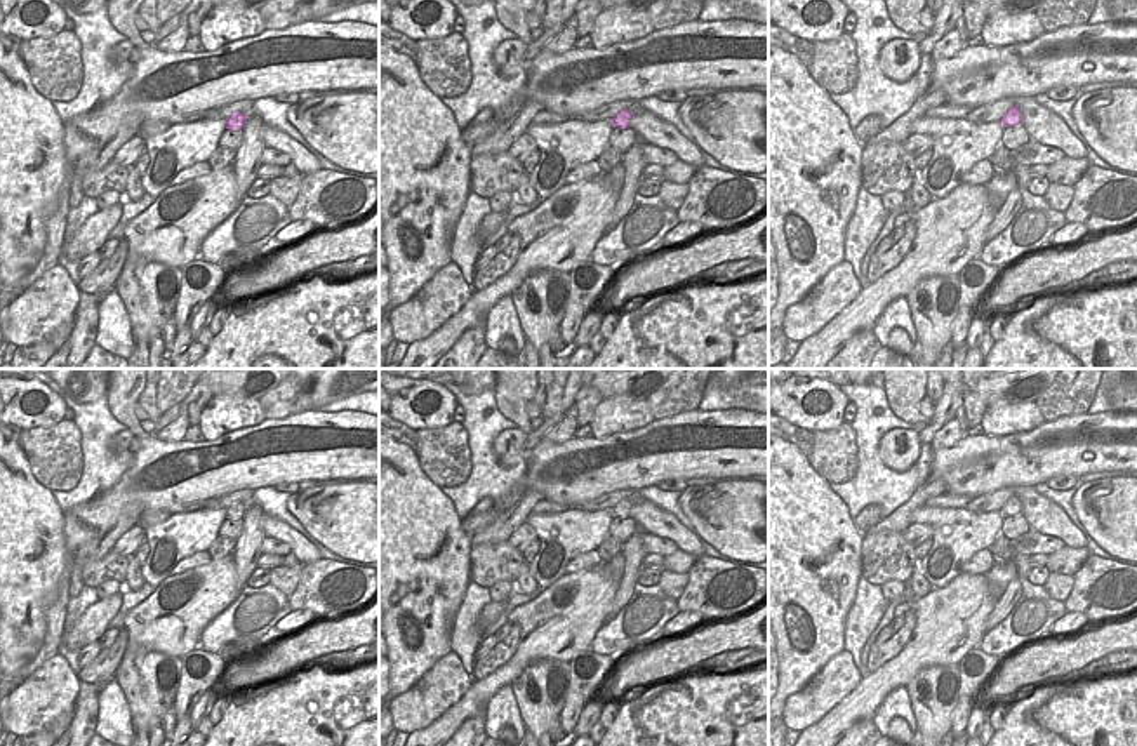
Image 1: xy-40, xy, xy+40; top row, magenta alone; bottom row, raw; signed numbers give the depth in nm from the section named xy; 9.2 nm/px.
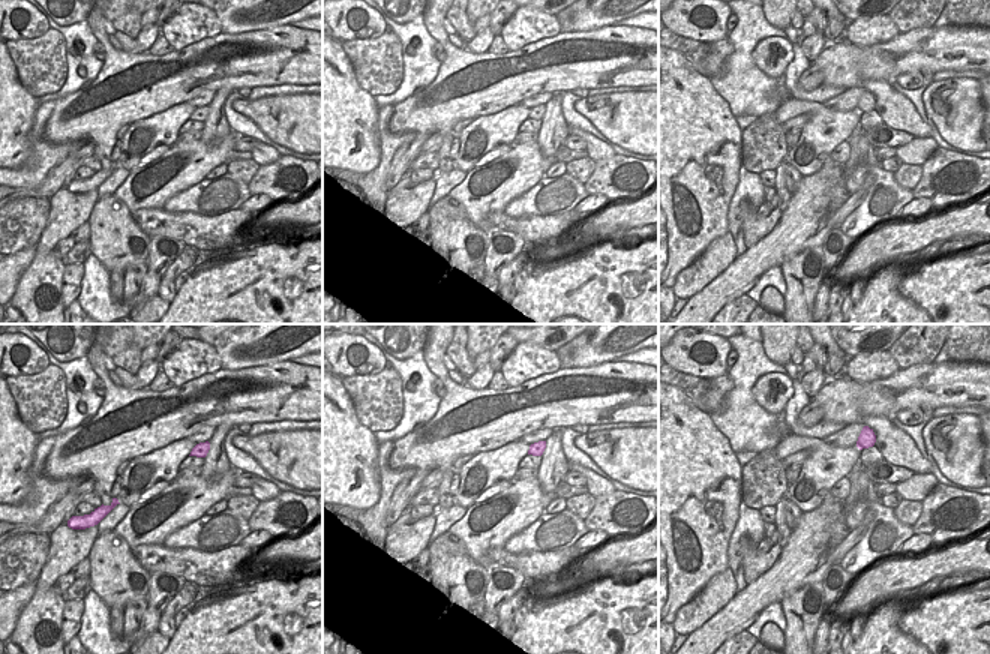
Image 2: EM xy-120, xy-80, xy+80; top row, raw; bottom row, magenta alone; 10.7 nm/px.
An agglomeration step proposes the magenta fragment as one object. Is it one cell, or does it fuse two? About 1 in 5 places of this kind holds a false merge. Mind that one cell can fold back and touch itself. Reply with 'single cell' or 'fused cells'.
single cell

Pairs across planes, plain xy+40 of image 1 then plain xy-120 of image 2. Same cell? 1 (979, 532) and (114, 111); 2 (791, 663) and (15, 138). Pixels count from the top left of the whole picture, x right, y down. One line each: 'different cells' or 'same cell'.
1: different cells
2: same cell

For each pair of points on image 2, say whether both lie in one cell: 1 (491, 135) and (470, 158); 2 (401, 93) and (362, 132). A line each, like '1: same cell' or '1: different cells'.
1: same cell
2: different cells

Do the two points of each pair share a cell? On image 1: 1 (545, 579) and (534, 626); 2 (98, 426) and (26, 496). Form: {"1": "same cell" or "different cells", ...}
{"1": "different cells", "2": "different cells"}

